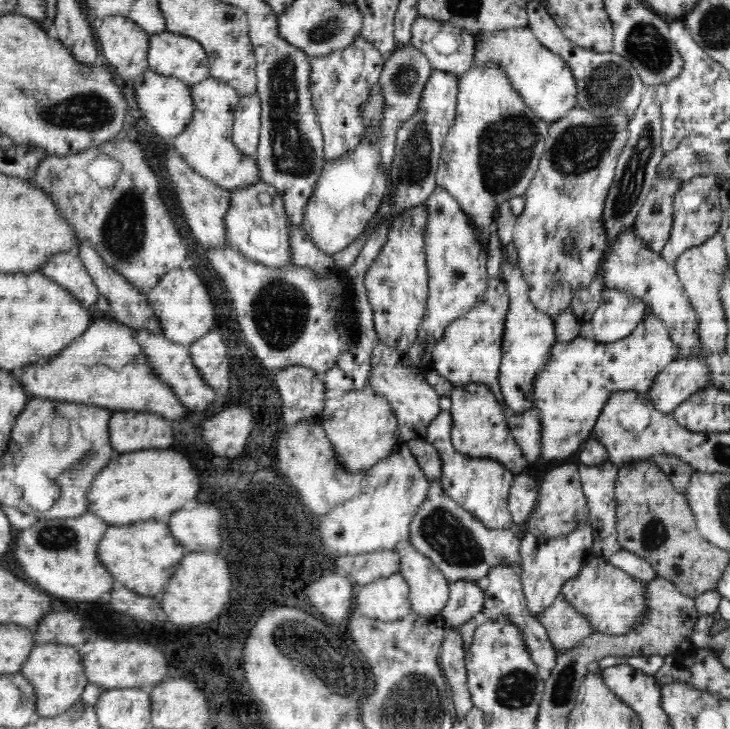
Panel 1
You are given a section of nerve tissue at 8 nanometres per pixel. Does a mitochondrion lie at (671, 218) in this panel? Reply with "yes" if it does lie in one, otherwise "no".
no

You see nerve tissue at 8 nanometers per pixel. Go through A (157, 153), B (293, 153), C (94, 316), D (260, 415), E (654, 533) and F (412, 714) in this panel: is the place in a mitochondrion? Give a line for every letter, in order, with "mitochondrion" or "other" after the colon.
A: other
B: mitochondrion
C: other
D: other
E: mitochondrion
F: mitochondrion

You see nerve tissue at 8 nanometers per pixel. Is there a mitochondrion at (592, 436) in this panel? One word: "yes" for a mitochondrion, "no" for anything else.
no

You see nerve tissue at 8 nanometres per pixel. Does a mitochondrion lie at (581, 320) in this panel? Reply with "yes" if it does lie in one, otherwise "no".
no

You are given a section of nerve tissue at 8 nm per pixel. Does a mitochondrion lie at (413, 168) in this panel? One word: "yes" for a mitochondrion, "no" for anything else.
yes

